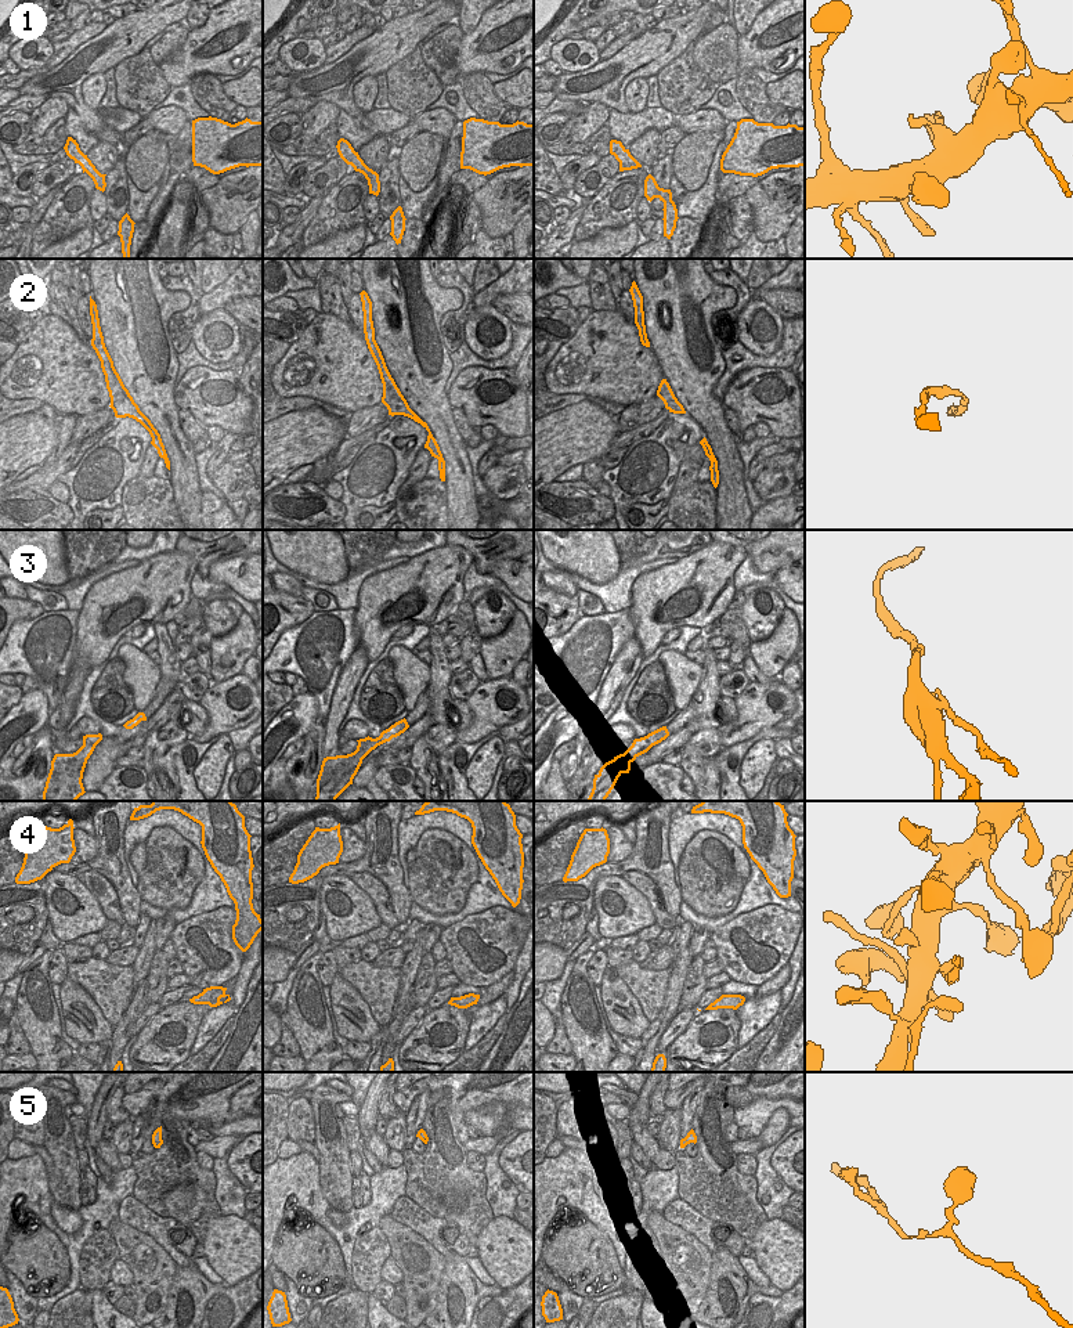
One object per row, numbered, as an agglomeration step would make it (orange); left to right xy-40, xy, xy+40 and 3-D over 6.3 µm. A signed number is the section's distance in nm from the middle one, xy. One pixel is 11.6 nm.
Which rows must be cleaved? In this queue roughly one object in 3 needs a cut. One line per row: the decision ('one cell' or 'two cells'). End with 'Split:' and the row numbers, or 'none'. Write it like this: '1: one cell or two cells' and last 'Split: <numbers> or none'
1: one cell
2: one cell
3: two cells
4: two cells
5: one cell
Split: 3, 4

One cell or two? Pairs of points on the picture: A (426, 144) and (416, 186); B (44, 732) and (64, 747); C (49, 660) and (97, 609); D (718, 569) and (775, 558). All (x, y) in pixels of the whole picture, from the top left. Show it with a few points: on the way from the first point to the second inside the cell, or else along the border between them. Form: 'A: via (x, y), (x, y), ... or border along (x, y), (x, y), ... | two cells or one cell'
A: via (422, 154), (416, 176) | one cell
B: via (47, 738), (58, 746) | one cell
C: border along (85, 599), (76, 623), (76, 642), (71, 663) | two cells
D: border along (729, 544), (741, 548), (747, 555) | two cells

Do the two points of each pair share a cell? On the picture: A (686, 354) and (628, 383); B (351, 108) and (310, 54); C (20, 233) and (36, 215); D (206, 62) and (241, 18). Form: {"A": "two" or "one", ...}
{"A": "two", "B": "two", "C": "one", "D": "one"}

